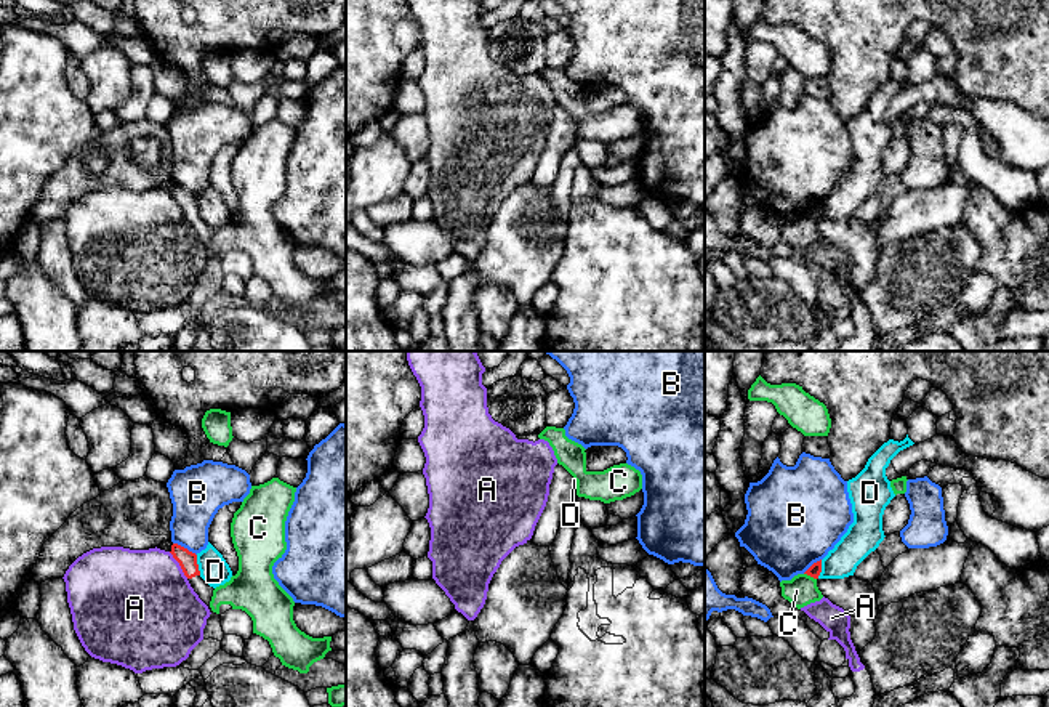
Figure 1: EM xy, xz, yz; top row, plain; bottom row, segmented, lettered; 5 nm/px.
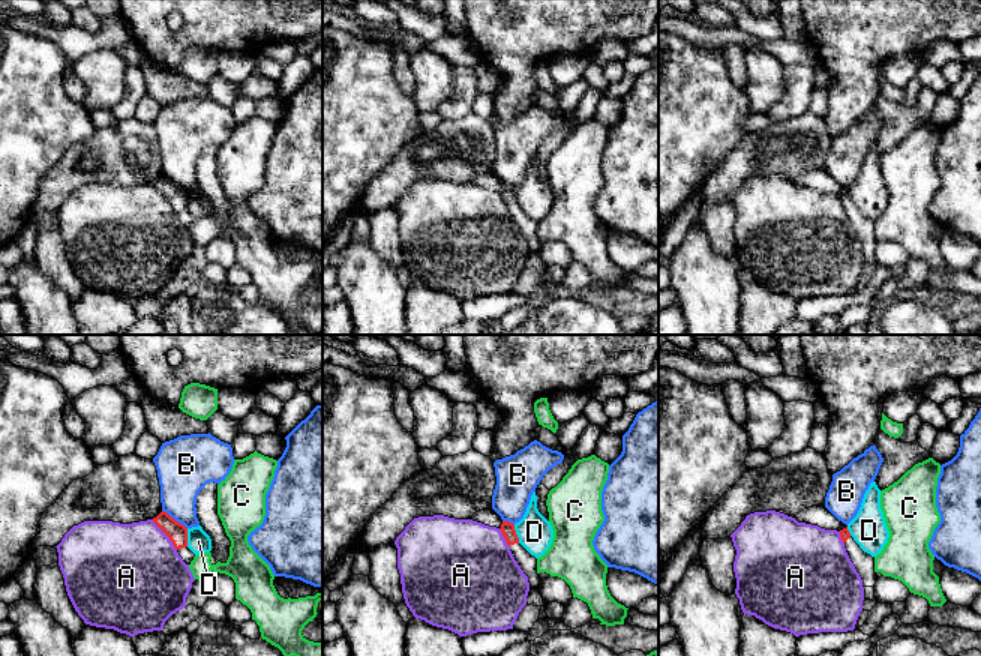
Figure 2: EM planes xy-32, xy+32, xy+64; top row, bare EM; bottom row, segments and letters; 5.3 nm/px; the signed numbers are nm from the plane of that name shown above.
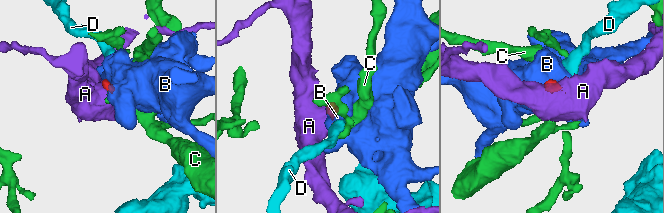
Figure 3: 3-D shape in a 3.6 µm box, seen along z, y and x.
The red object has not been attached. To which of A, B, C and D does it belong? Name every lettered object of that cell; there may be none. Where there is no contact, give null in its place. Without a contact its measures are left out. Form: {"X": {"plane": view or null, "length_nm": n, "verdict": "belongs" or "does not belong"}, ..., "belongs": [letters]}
{"A": {"plane": "xy", "length_nm": 170, "verdict": "does not belong"}, "B": {"plane": "xy", "length_nm": 140, "verdict": "does not belong"}, "C": {"plane": "yz", "length_nm": 70, "verdict": "does not belong"}, "D": {"plane": "xy", "length_nm": 110, "verdict": "does not belong"}, "belongs": []}

